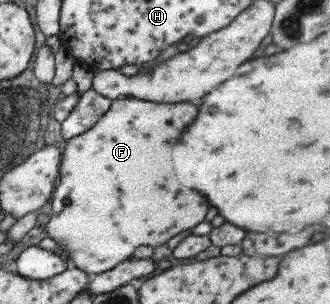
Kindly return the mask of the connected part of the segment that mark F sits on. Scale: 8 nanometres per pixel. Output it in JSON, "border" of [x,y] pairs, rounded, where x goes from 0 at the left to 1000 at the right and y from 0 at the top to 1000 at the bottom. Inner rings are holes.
{"border":[[[361,319],[339,329],[336,355],[276,428],[203,464],[182,526],[179,605],[155,651],[158,704],[139,760],[203,822],[239,888],[273,908],[324,895],[397,849],[415,813],[467,816],[500,803],[542,763],[579,757],[621,724],[633,697],[627,648],[600,625],[555,612],[524,526],[524,507],[561,507],[561,480],[573,474],[561,474],[555,447],[591,421],[591,382],[597,345],[582,336],[473,339],[409,319]]]}

